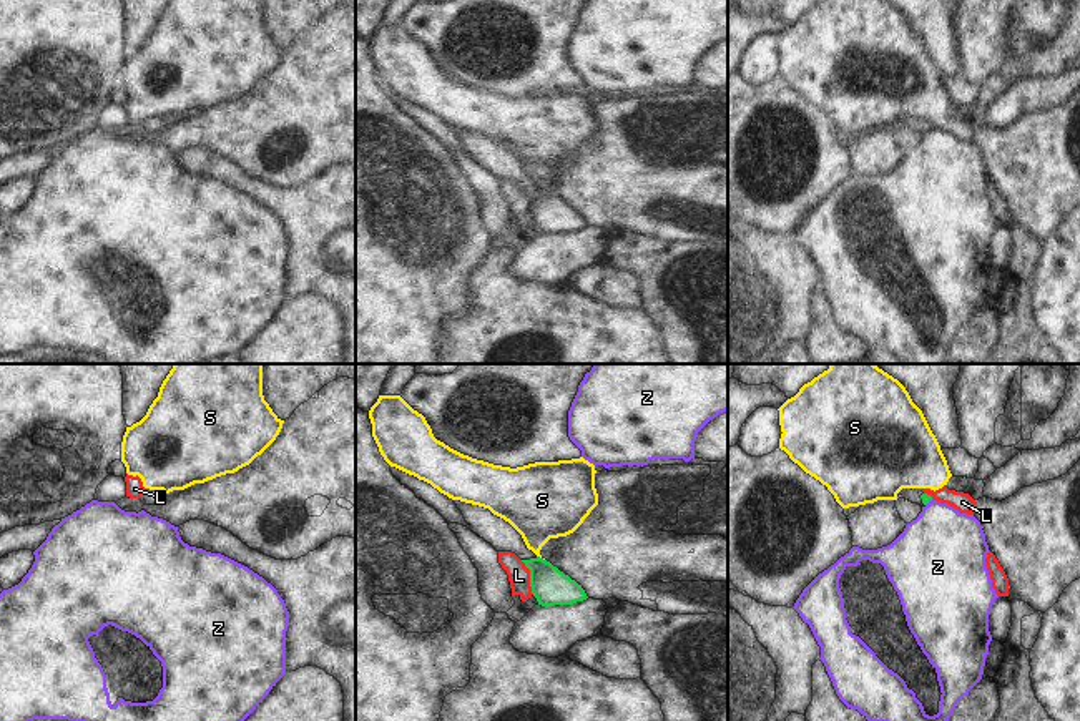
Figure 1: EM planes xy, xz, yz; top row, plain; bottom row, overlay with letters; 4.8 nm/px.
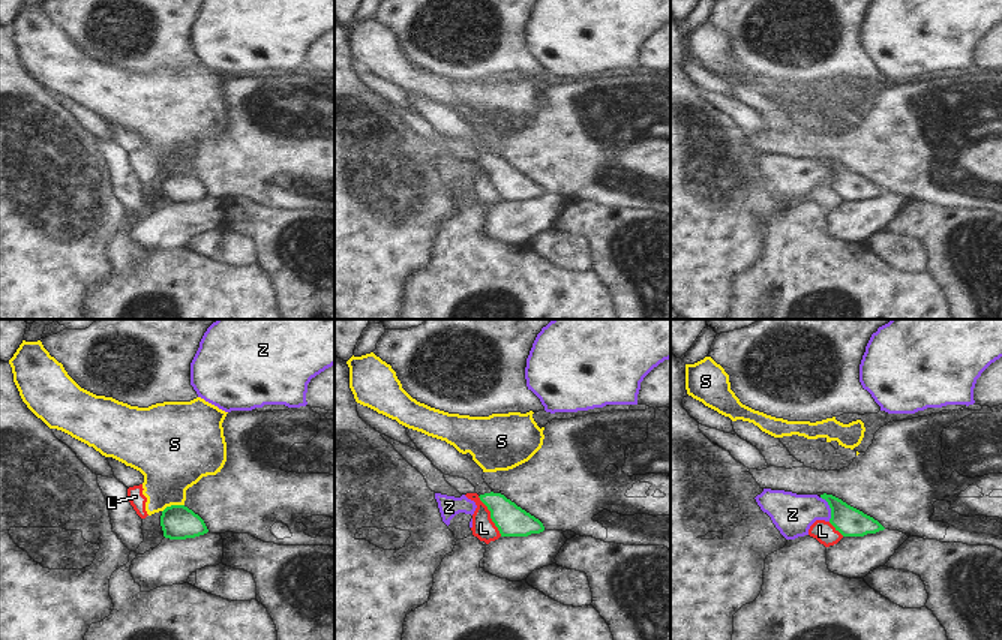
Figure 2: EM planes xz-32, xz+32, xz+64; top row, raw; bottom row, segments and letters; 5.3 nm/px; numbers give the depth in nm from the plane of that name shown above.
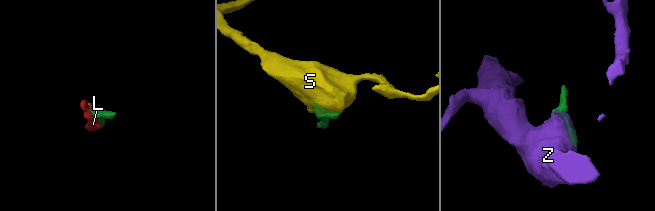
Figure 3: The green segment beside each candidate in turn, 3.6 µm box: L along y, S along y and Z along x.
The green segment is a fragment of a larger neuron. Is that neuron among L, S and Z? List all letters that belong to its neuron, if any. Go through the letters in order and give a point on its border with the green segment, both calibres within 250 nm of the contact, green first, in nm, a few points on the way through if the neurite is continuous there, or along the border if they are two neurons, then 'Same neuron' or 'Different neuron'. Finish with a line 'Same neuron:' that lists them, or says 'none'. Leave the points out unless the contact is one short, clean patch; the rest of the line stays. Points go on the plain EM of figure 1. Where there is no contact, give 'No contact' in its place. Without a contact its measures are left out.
L: Touches green at xz (530, 205). Thickness 180 nm (green) against 110 nm. Different neuron
S: Touches green at xz (539, 185). Thickness 180 nm (green) against 340 nm. Different neuron
Z: Touches green at yz (929, 128). Thickness 50 nm (green) against 400 nm. Different neuron
Same neuron: none

